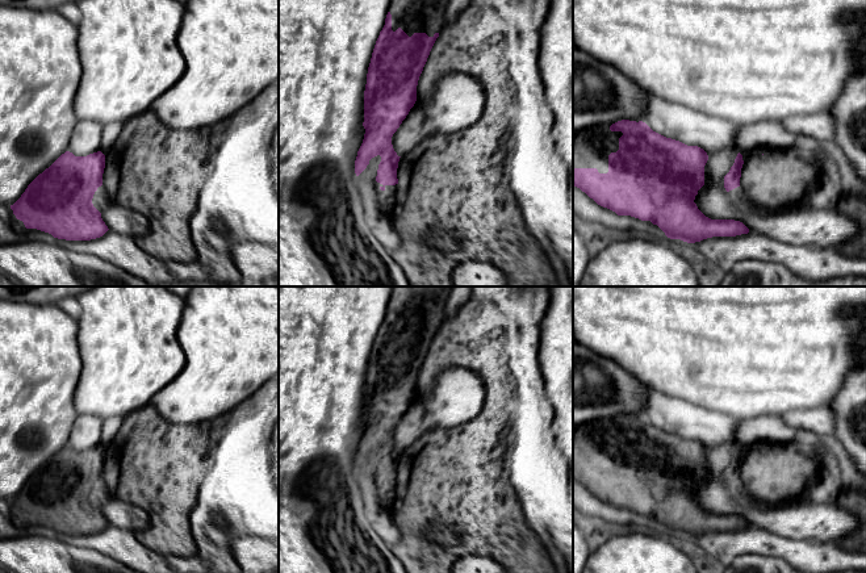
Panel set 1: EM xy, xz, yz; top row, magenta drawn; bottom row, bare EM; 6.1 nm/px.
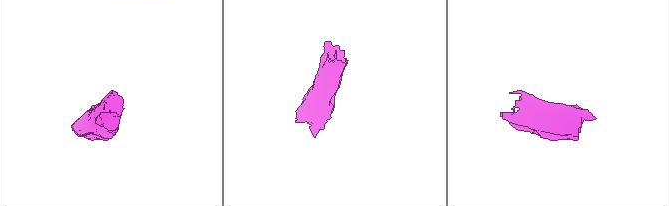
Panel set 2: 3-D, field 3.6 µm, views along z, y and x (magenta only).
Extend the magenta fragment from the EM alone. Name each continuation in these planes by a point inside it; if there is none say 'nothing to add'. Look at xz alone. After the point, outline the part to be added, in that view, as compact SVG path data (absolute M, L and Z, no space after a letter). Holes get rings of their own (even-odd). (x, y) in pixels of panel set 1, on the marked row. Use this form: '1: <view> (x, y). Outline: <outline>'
1: xz (413, 16). Outline: M390 0L392 30L401 28L409 37L426 33L434 37L445 26L449 0Z

